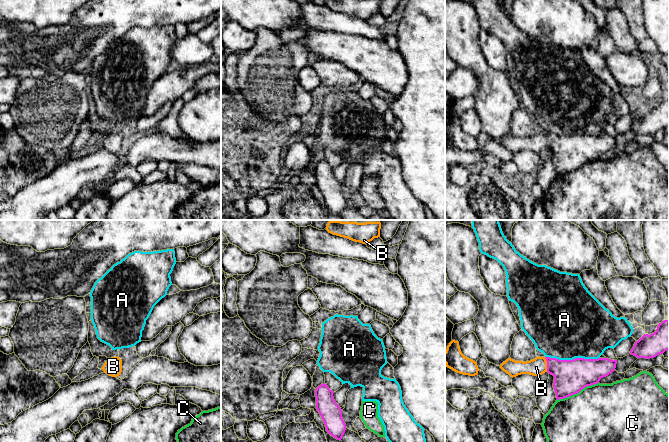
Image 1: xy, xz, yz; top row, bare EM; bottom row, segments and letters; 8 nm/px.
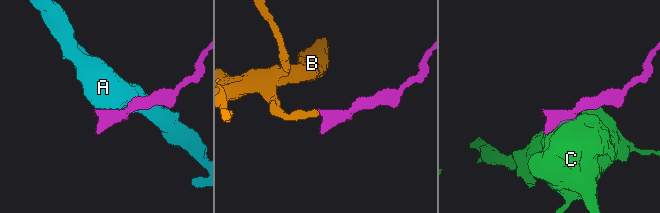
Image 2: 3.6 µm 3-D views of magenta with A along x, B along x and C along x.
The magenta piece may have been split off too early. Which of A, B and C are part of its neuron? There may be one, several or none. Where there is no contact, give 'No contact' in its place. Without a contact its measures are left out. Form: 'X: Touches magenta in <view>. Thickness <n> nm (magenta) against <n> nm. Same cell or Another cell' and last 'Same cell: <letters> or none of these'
A: Touches magenta in yz. Thickness 280 nm (magenta) against 500 nm. Another cell
B: Touches magenta in yz. Thickness 280 nm (magenta) against 140 nm. Same cell
C: Touches magenta in yz. Thickness 280 nm (magenta) against 460 nm. Another cell
Same cell: B

